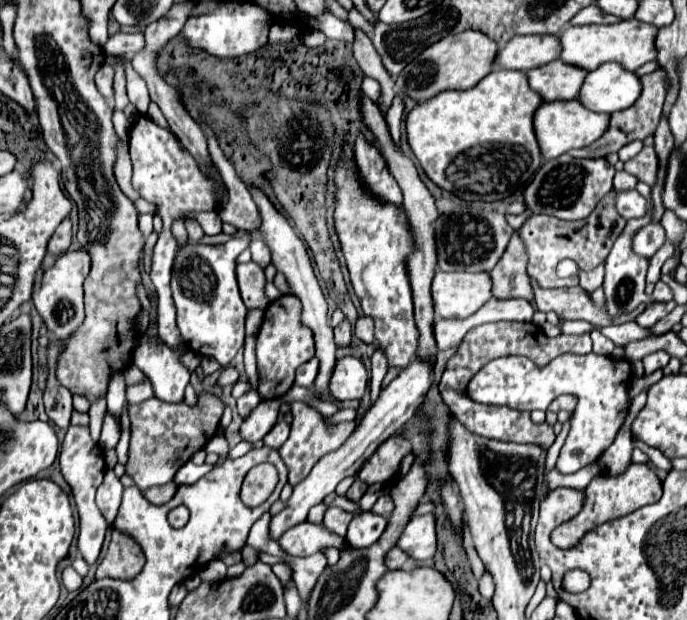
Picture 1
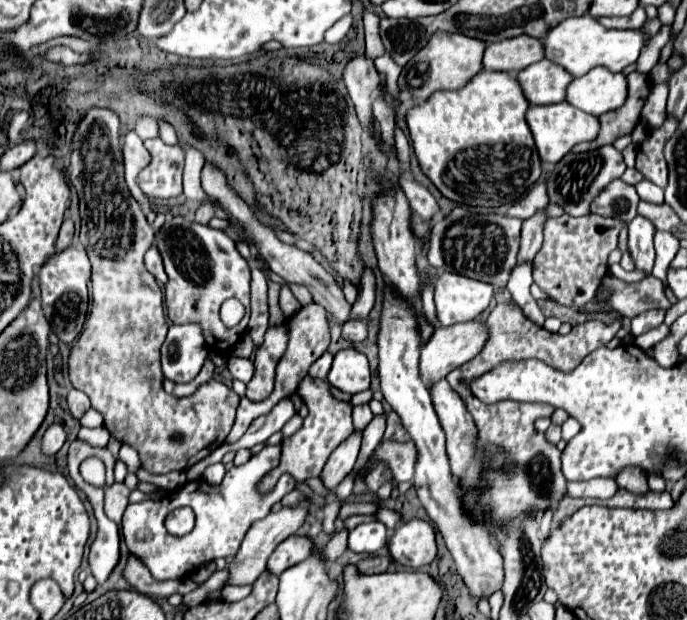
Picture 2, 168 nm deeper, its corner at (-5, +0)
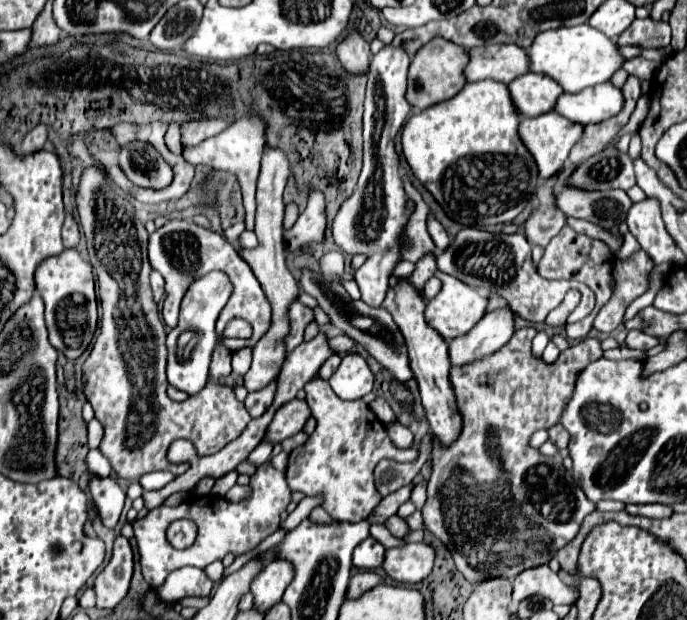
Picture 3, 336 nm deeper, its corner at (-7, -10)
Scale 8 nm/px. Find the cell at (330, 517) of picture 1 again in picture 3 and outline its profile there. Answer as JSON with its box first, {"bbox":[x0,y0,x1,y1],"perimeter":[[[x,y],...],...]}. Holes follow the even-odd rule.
{"bbox":[370,524,404,548],"perimeter":[[[372,524],[372,526],[370,526],[370,536],[376,538],[376,540],[380,540],[386,548],[402,546],[402,544],[404,544],[400,538],[394,538],[394,536],[388,532],[388,528],[386,528],[384,524]]]}

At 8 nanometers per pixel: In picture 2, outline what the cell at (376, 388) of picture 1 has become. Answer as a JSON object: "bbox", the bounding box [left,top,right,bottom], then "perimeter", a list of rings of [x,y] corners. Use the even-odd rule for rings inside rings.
{"bbox":[320,432,360,490],"perimeter":[[[354,432],[354,436],[350,436],[350,440],[342,442],[336,452],[330,456],[330,460],[326,462],[320,480],[324,484],[326,490],[334,490],[346,476],[348,472],[352,472],[358,452],[360,452],[360,432]]]}

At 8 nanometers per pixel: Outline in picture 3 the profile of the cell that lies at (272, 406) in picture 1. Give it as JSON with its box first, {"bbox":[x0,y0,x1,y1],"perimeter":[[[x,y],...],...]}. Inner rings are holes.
{"bbox":[264,400,310,442],"perimeter":[[[290,400],[288,404],[280,406],[272,424],[268,426],[268,432],[264,436],[266,442],[282,442],[284,438],[294,436],[300,432],[310,416],[310,408],[304,400]]]}

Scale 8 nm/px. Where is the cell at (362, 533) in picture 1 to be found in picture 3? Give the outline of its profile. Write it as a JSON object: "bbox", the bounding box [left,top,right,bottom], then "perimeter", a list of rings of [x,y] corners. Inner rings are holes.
{"bbox":[354,538,386,570],"perimeter":[[[366,538],[354,550],[354,566],[364,568],[364,570],[374,570],[374,568],[382,566],[384,552],[386,552],[386,548],[378,540]]]}

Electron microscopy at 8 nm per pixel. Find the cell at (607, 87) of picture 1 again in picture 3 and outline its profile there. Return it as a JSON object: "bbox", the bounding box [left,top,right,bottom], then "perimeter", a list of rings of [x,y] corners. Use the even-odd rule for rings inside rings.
{"bbox":[556,82,624,124],"perimeter":[[[612,82],[584,88],[578,94],[562,94],[556,102],[556,112],[578,124],[596,124],[616,116],[624,106],[622,90]]]}

